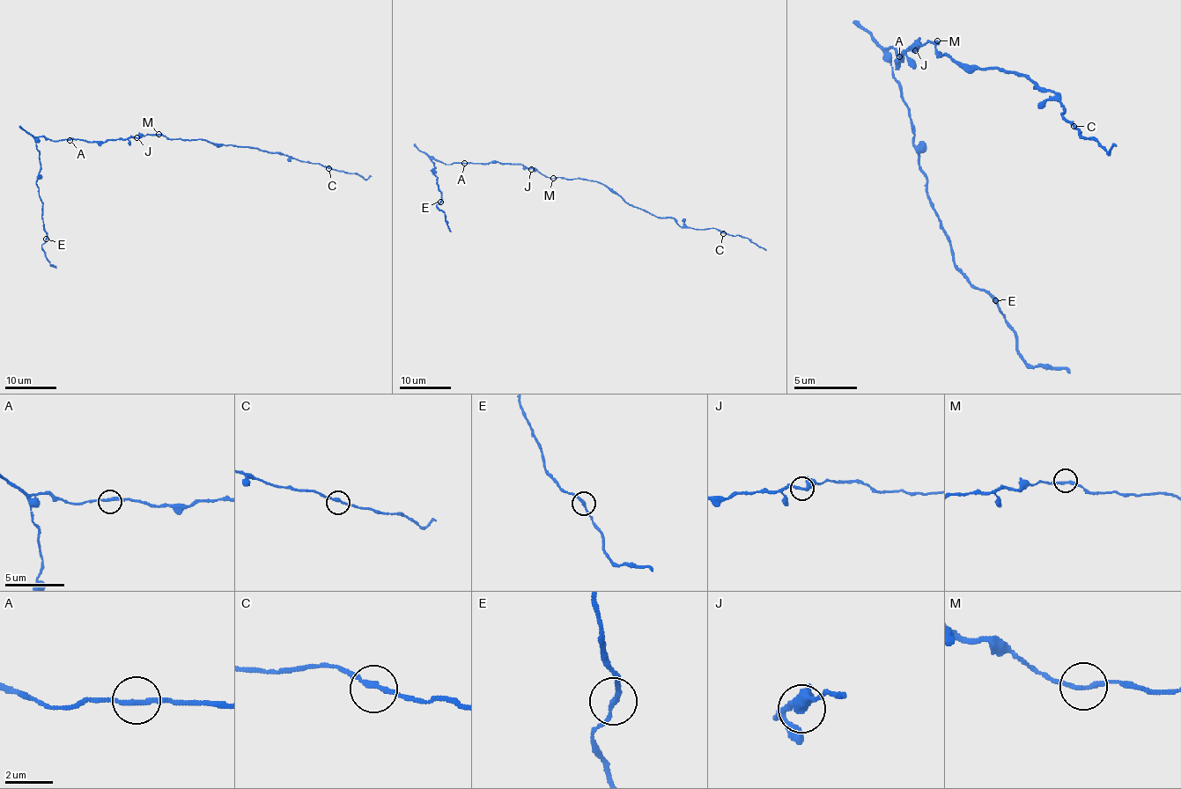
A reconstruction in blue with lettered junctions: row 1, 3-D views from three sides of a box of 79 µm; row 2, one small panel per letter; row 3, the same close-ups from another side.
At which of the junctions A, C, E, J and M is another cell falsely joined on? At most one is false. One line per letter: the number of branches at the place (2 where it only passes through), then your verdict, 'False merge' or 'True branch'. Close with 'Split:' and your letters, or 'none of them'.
A: Branches: 2. True branch
C: Branches: 2. True branch
E: Branches: 2. True branch
J: Branches: 2. True branch
M: Branches: 2. True branch
Split: none of them

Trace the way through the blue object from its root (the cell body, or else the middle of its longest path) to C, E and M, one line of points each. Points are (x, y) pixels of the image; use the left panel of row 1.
C: (136, 137), (154, 134), (170, 139), (202, 139), (213, 144), (253, 146), (320, 163), (328, 168)
E: (136, 137), (105, 142), (38, 137), (40, 171), (37, 187), (43, 204), (46, 239)
M: (136, 137), (158, 134)

